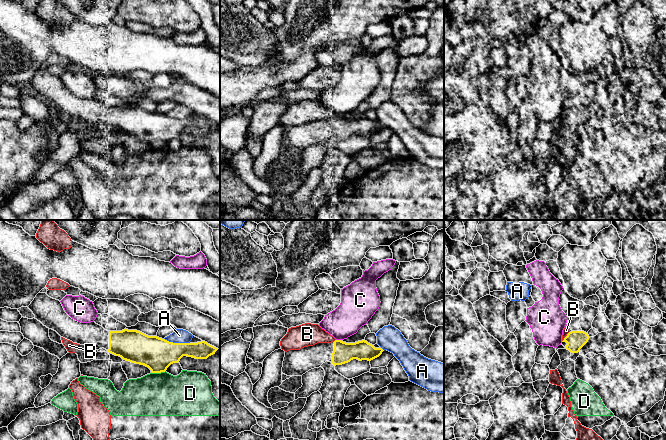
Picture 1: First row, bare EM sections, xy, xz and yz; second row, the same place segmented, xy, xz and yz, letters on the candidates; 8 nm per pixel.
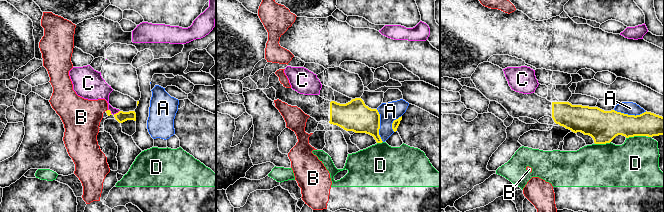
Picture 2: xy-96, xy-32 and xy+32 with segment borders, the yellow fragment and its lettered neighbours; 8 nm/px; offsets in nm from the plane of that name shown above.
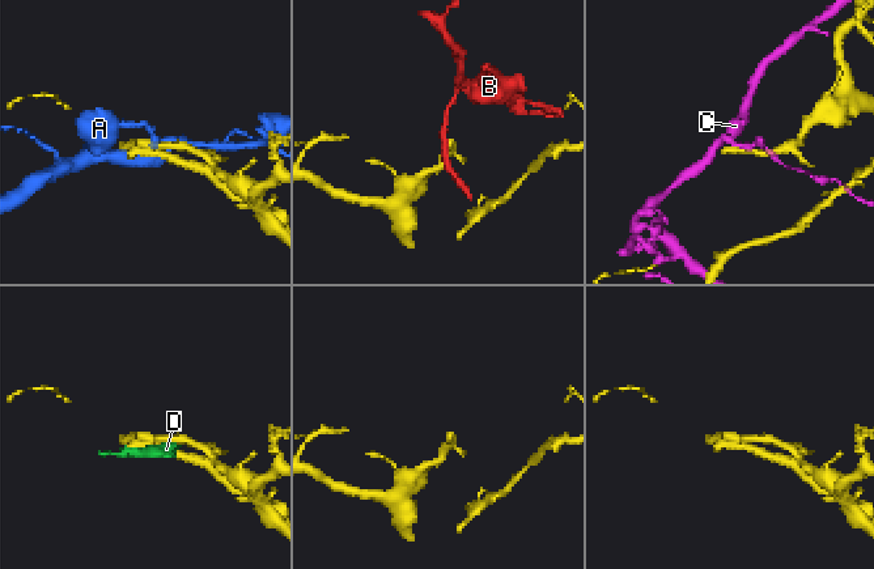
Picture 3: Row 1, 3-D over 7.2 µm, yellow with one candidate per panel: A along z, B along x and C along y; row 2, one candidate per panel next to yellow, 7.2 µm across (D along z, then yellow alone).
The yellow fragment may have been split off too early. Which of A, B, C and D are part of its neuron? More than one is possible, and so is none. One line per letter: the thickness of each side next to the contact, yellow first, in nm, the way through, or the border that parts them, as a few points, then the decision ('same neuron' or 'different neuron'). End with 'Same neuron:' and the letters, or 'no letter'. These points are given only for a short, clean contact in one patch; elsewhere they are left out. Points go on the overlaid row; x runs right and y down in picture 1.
A: 260 nm thick on the yellow side, 110 nm on the other; different neuron
B: 150 nm thick on the yellow side, 50 nm on the other; different neuron
C: 160 nm thick on the yellow side, 260 nm on the other; different neuron
D: 260 nm thick on the yellow side, 360 nm on the other; different neuron
Same neuron: no letter

